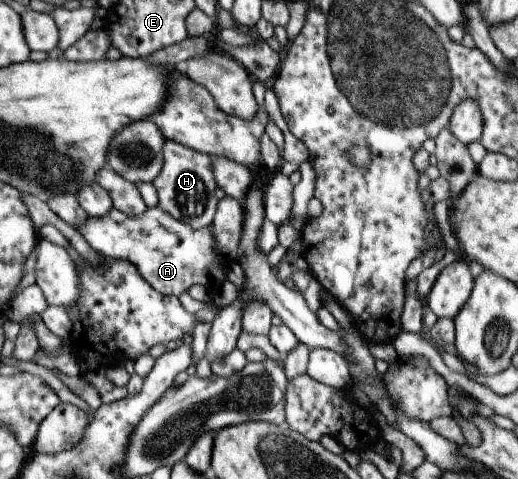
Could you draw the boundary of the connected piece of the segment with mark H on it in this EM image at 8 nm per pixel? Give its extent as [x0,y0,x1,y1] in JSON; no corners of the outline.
[152,138,218,229]

